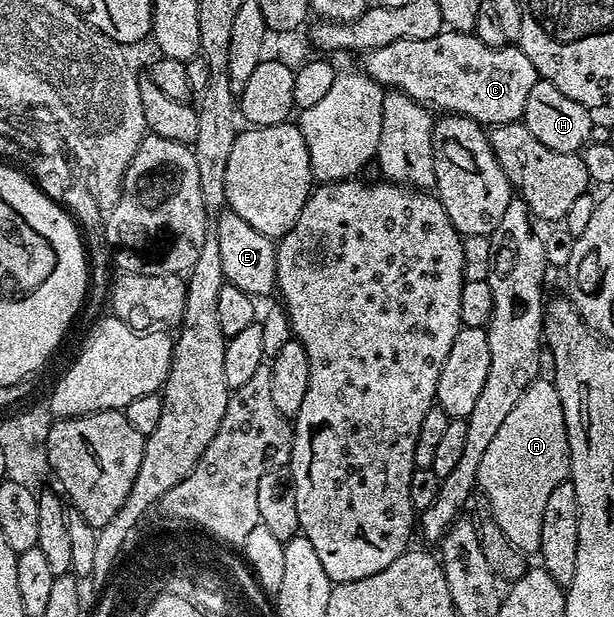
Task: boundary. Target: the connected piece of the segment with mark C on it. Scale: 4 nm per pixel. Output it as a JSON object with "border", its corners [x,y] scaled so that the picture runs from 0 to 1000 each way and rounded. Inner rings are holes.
{"border":[[[723,49],[710,55],[710,62],[647,65],[632,75],[619,75],[604,84],[596,84],[588,97],[591,104],[588,109],[596,122],[622,138],[624,144],[663,149],[671,160],[692,169],[702,178],[715,175],[712,180],[720,185],[761,188],[787,204],[849,196],[853,172],[860,165],[860,152],[879,126],[873,107],[866,107],[866,100],[850,86],[849,78],[842,75],[803,78],[782,68],[779,58],[738,49]]]}

